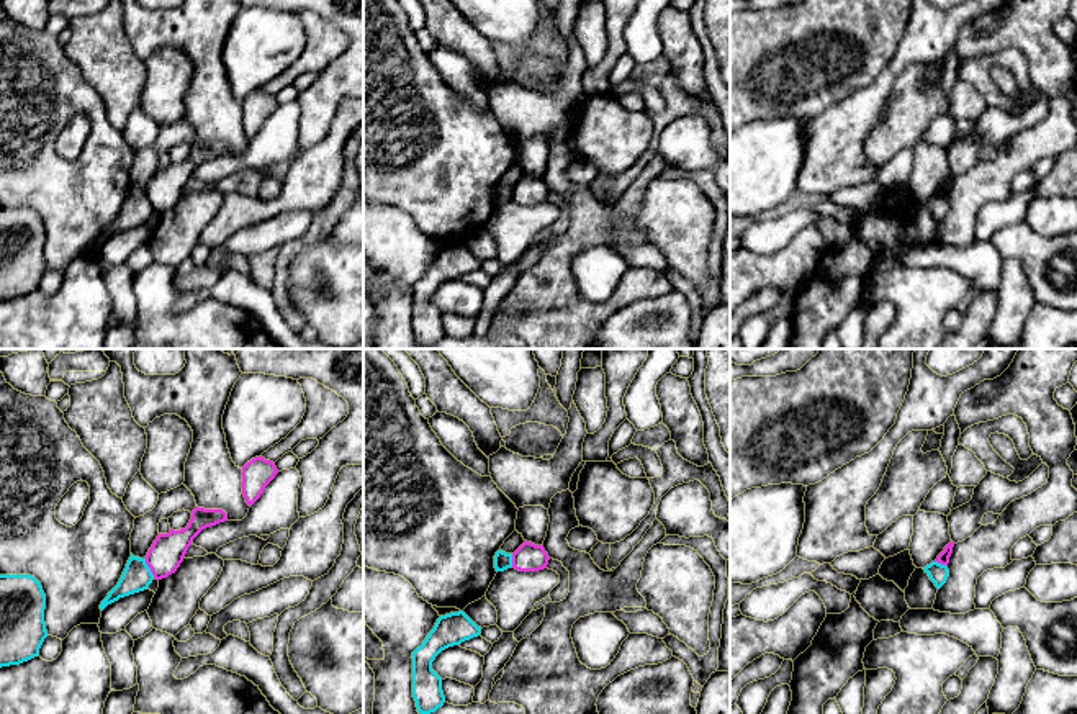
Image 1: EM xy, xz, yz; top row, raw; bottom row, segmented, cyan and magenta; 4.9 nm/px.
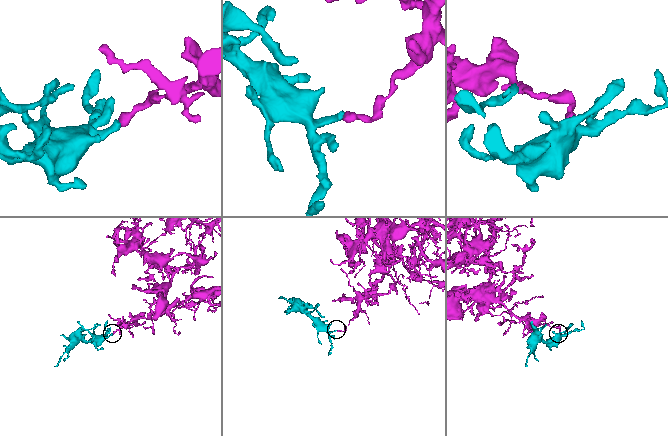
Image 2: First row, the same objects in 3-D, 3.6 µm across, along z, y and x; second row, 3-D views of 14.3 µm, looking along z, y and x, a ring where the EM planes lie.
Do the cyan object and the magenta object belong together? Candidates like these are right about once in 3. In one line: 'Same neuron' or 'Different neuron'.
Different neuron

